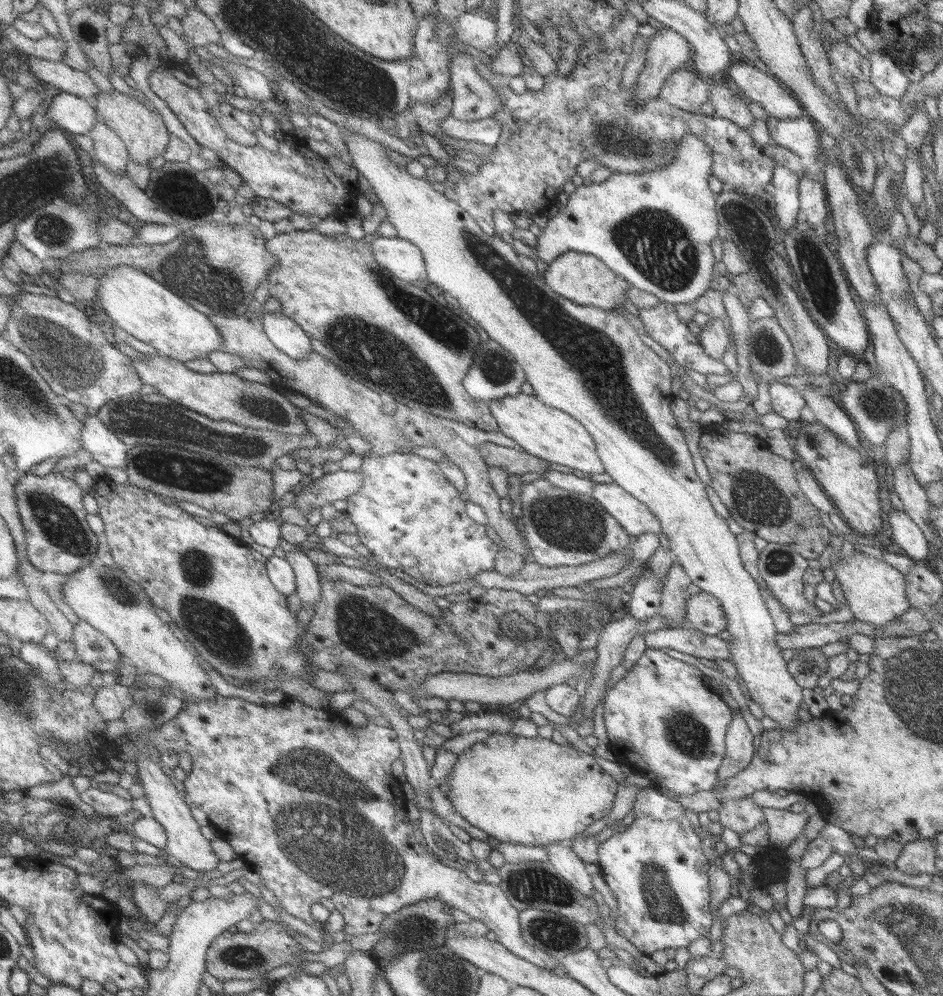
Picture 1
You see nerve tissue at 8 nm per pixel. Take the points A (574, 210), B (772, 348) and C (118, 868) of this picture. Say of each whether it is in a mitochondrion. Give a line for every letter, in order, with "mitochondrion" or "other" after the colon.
A: other
B: mitochondrion
C: other

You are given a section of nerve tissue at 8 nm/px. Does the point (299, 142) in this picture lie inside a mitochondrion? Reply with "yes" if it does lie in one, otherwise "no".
no

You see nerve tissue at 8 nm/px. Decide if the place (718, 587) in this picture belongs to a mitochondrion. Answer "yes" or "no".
no

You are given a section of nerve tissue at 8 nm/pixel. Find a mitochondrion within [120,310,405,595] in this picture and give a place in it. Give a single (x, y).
(190, 473)

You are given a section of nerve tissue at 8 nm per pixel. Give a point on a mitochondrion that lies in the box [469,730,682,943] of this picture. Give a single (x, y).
(534, 886)

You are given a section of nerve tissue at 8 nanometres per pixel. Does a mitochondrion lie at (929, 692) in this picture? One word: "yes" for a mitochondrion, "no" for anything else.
yes

